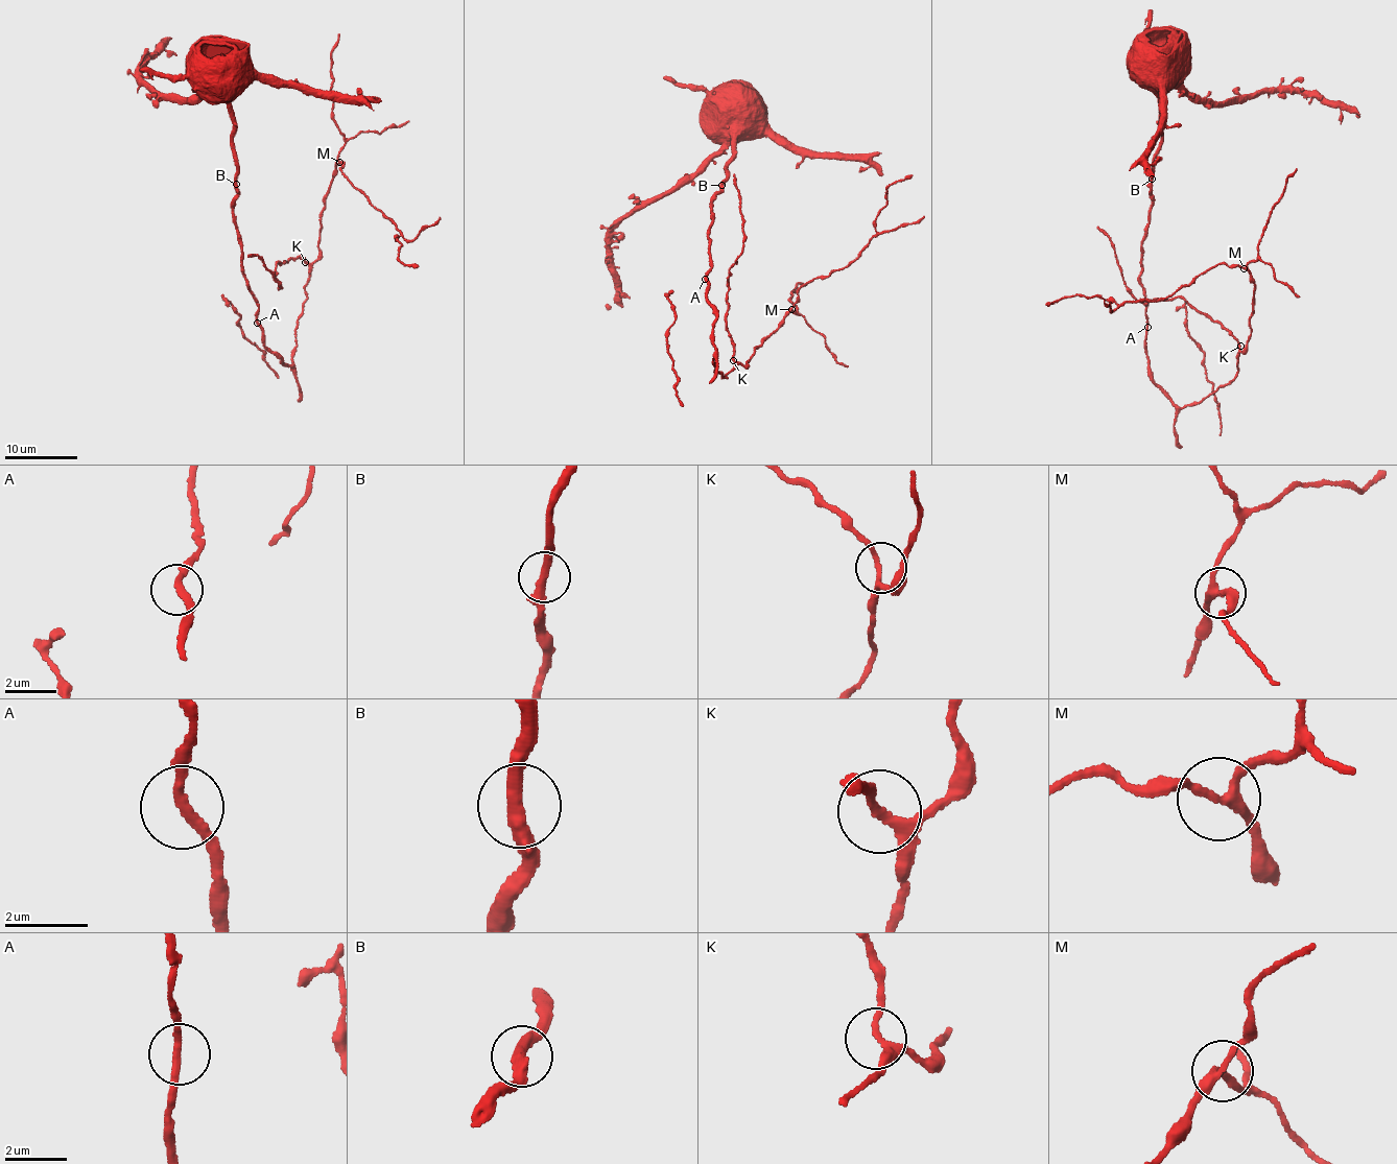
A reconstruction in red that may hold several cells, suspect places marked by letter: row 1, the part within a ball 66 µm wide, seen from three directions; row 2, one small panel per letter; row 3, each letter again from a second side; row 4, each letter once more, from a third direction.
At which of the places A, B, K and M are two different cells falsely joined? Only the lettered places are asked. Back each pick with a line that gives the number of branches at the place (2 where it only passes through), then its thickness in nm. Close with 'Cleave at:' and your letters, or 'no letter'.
Cleave at: no letter

